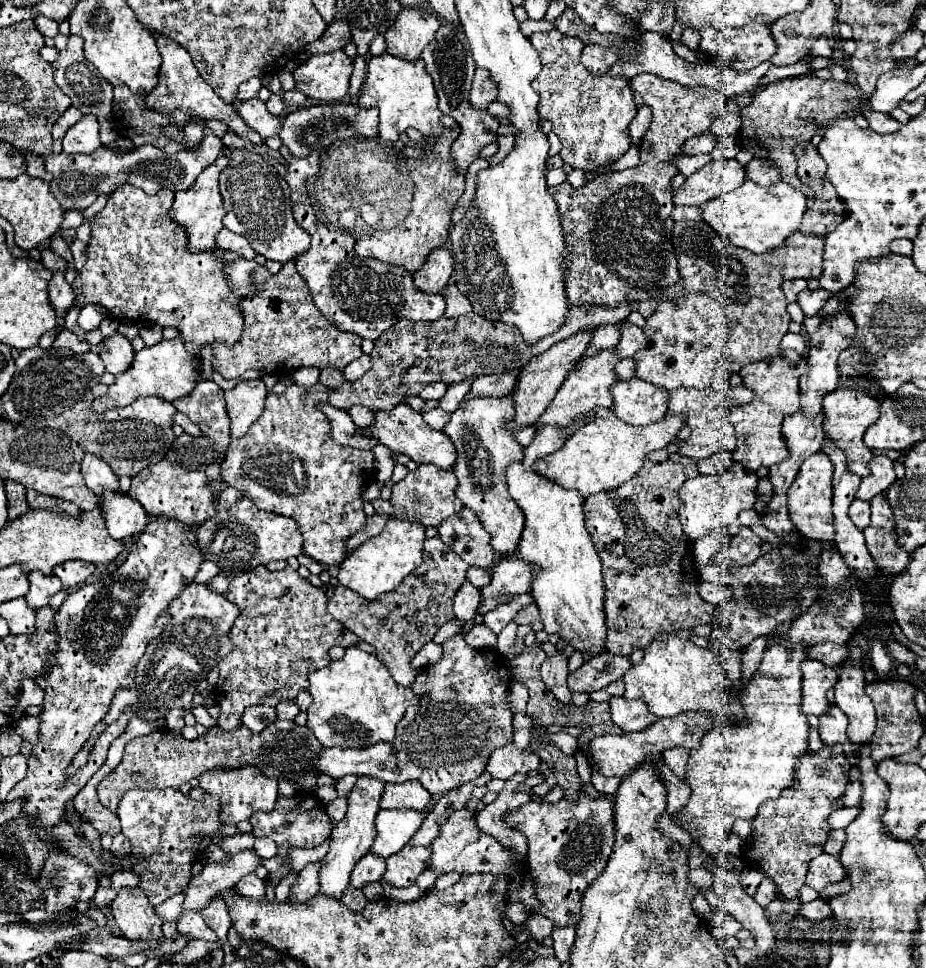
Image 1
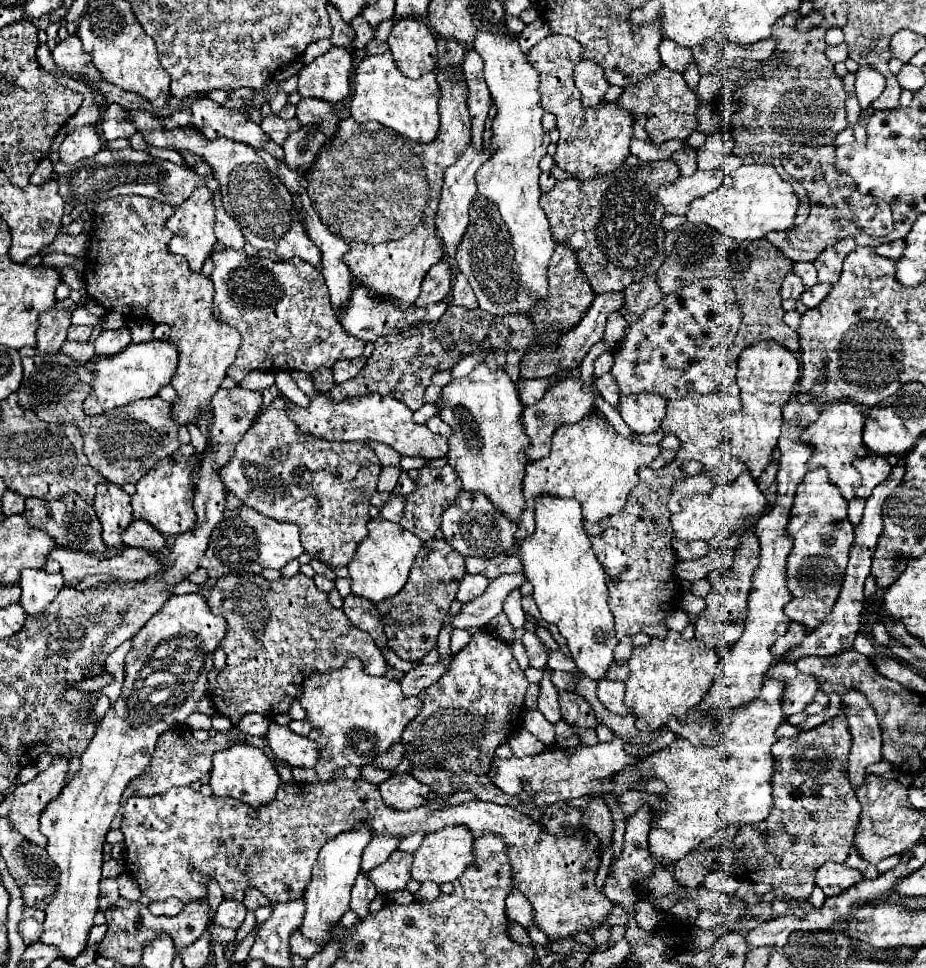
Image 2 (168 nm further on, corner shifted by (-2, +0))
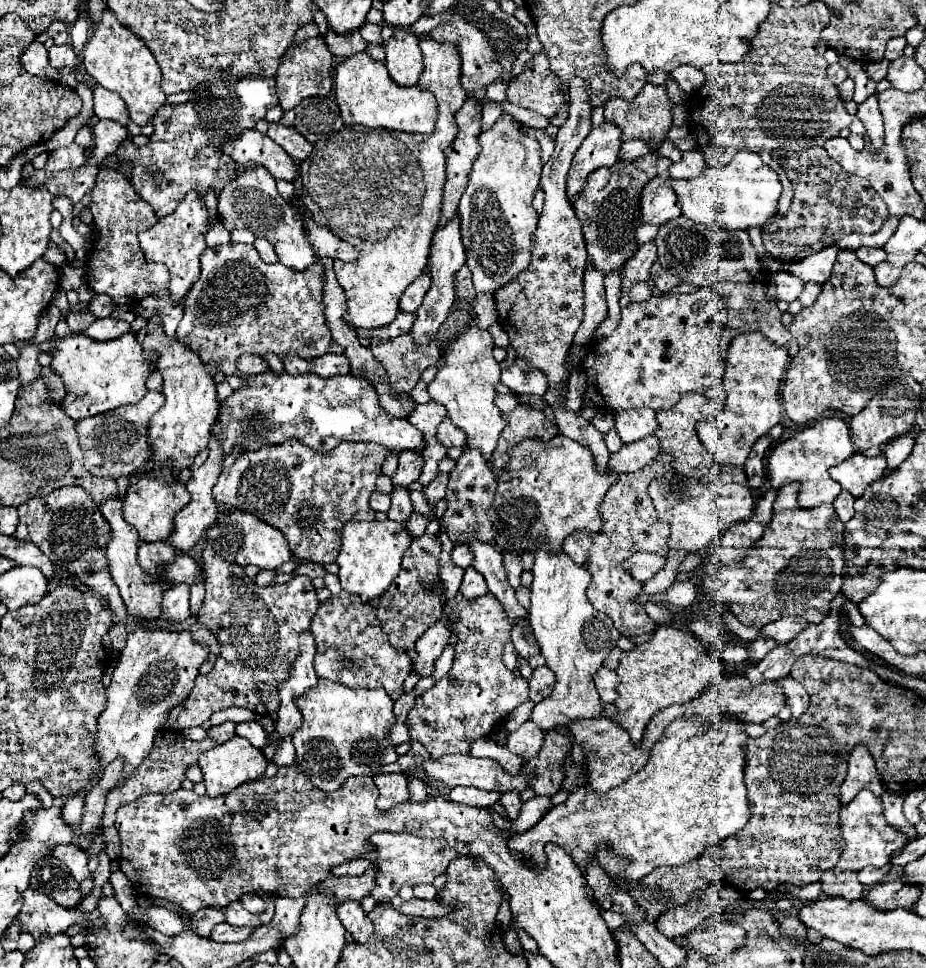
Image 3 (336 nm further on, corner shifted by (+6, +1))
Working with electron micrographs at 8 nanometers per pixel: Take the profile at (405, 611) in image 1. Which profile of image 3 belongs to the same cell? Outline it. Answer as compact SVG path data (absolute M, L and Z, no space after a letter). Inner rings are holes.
M424 534L420 538L414 538L408 552L402 556L402 570L392 582L392 588L384 592L378 604L378 620L382 626L382 632L388 636L388 642L398 650L412 650L416 640L426 632L428 624L436 622L442 612L442 600L434 592L434 584L438 582L438 560L442 552L442 542L438 536Z

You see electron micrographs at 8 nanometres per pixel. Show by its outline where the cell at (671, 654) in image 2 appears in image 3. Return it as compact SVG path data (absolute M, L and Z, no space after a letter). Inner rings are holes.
M658 628L648 642L622 652L616 672L620 676L620 684L616 688L616 708L620 712L618 722L622 722L622 728L628 730L634 744L642 740L646 724L658 710L672 704L686 704L700 696L708 684L722 680L722 668L710 658L706 646L696 640L694 634L678 628Z

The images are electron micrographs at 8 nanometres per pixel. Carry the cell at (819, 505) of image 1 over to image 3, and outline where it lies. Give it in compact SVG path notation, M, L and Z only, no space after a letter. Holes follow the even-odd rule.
M798 482L778 490L774 516L764 536L748 550L748 558L740 566L726 568L716 554L708 554L704 566L694 576L704 598L728 604L746 626L762 628L772 620L780 620L786 610L808 622L820 622L822 616L828 614L828 604L842 588L842 570L846 564L842 546L844 524L832 504L798 508L798 490Z

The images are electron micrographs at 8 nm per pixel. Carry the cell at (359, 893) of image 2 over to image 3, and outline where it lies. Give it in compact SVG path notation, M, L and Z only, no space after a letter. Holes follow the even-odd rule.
M346 900L344 904L340 904L338 918L344 928L354 936L354 942L364 942L372 934L372 922L356 900Z

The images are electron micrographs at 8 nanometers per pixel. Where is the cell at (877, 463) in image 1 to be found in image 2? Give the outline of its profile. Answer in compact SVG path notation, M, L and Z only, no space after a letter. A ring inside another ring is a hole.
M868 453L866 457L856 459L852 465L862 475L860 487L854 493L856 493L856 497L864 497L864 499L868 499L872 495L872 489L878 483L886 481L890 471L892 471L892 465L886 461L886 457L884 455L876 455L876 453Z

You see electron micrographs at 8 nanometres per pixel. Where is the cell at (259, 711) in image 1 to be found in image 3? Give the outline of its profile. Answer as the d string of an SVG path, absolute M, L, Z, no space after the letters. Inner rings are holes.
M224 722L224 724L220 724L220 726L212 726L212 728L208 730L208 734L210 734L210 738L216 740L218 744L224 744L226 740L230 740L230 738L236 736L236 722Z

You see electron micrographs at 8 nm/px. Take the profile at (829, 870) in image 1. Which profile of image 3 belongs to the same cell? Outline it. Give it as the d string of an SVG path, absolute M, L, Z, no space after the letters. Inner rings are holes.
M826 870L822 872L822 892L826 896L840 896L844 900L860 900L862 896L862 884L856 878L856 872L840 872L836 874L834 870Z

